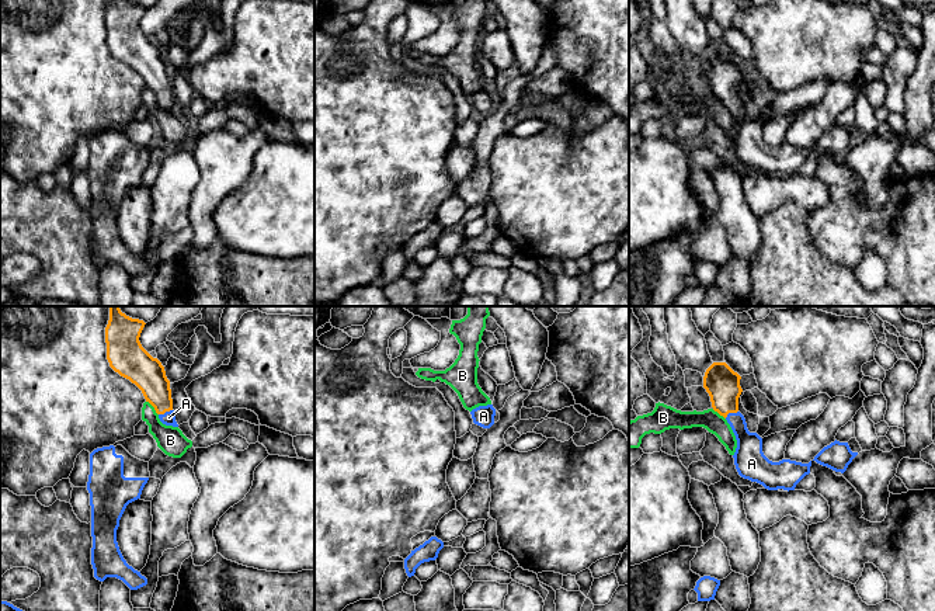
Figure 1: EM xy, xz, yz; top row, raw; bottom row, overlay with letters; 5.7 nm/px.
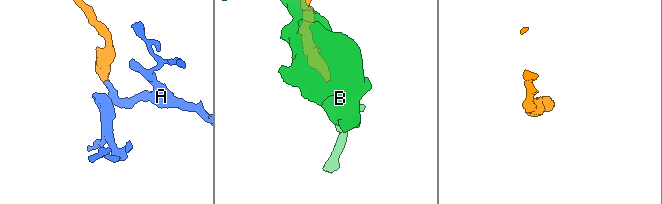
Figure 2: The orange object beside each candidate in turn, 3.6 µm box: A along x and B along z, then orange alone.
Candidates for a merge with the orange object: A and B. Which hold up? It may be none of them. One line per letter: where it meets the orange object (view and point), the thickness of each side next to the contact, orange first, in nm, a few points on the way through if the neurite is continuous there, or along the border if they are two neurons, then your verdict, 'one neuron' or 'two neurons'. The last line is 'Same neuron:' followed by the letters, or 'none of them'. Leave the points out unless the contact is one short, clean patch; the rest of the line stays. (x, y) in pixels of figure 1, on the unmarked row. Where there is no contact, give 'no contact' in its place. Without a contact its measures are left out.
A: yz (730, 97) | 200/150 nm | across yz (722, 69), (725, 87), (730, 97), (748, 129), (748, 136) | one neuron
B: xy (153, 92) | 190/160 nm | two neurons
Same neuron: A

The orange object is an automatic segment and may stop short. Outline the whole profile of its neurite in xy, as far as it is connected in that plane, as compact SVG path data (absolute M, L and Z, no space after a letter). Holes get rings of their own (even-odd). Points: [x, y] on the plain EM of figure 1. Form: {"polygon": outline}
{"polygon": "M110 0L105 13L107 45L115 58L142 76L163 110L178 112L164 52L139 27L145 10L126 0Z"}

